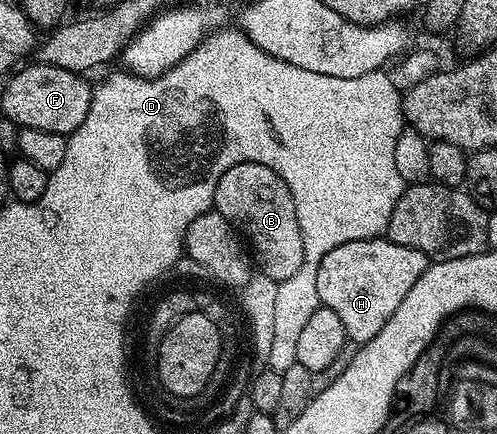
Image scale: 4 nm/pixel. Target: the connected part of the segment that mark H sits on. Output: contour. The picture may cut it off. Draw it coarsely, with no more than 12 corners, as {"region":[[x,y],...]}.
{"region":[[387,238],[334,246],[321,305],[370,342],[430,258]]}

